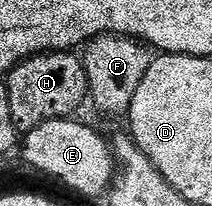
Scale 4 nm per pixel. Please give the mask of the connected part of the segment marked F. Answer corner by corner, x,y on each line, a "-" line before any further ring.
96,36
83,48
83,63
87,82
89,83
88,99
101,112
109,116
124,117
129,111
131,102
135,102
135,90
143,82
143,74
155,58
144,43
135,41
130,36

